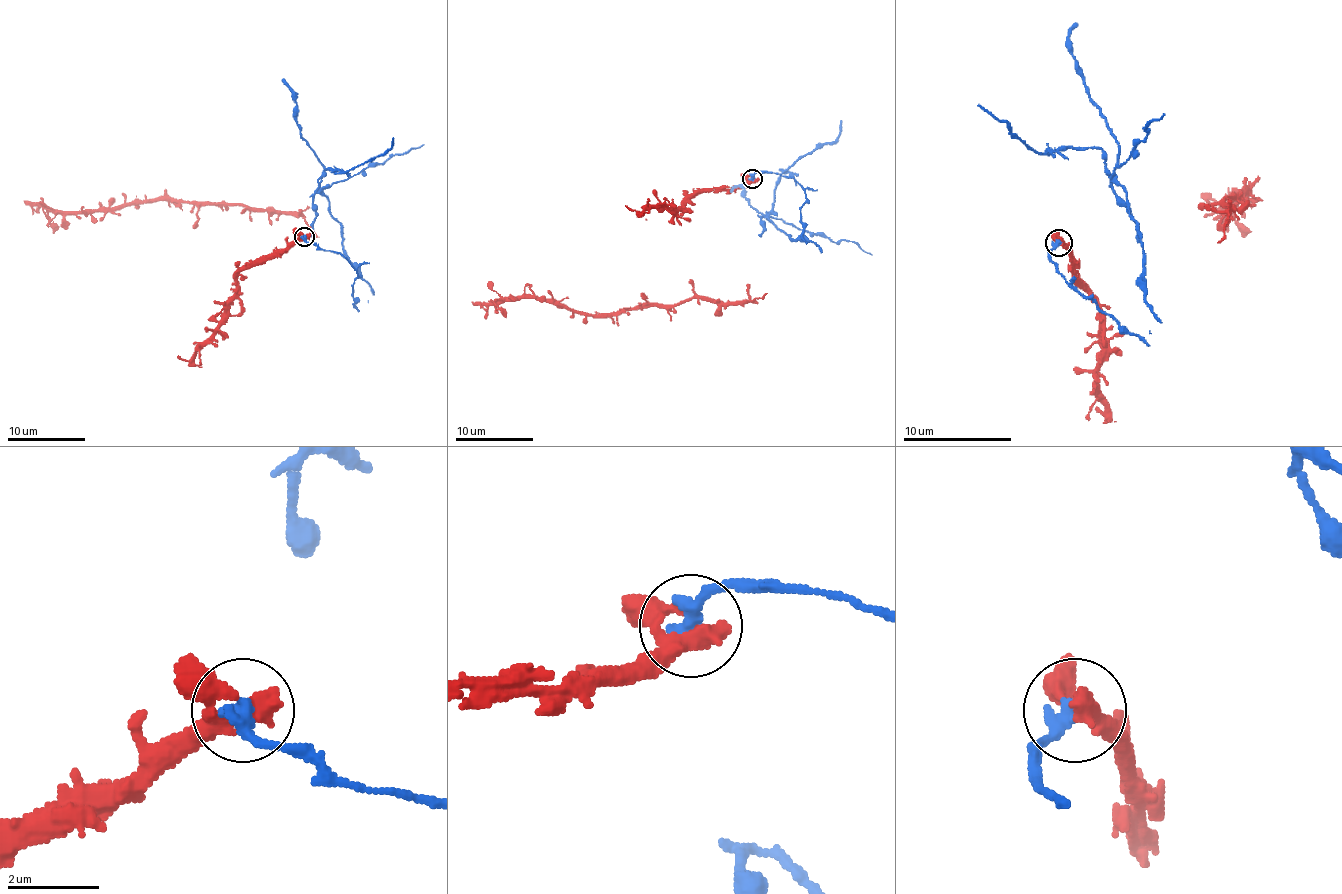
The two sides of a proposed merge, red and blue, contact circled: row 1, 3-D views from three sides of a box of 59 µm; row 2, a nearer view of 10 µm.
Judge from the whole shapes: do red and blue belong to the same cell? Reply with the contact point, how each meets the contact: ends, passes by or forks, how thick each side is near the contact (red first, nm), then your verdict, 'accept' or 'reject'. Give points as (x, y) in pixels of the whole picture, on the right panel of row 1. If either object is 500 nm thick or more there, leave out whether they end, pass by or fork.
at (1058, 242); red passes by; blue ends there; 400 nm thick on the red side, 400 nm on the other; reject

